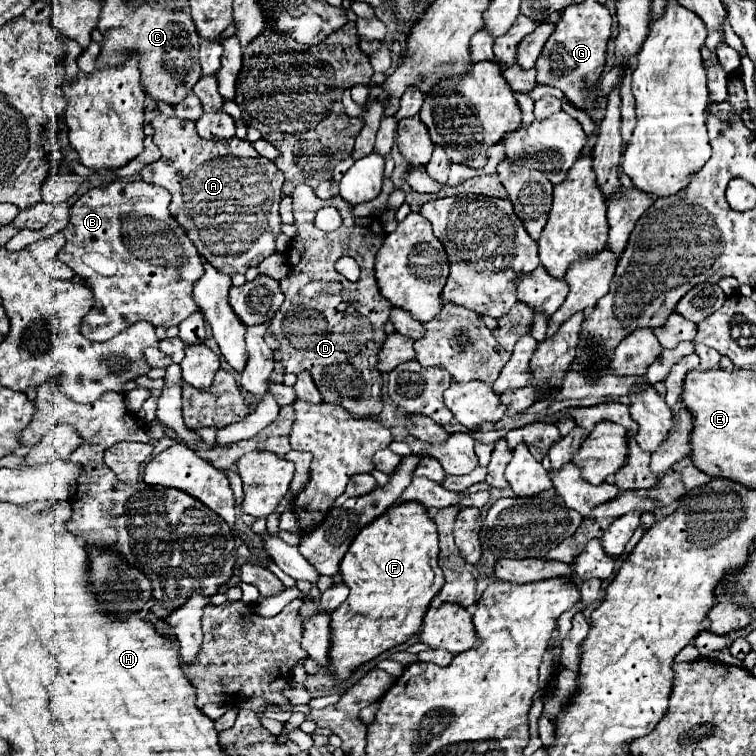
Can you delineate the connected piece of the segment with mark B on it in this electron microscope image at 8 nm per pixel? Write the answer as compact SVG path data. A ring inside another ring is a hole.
M118 181L104 189L90 189L70 207L70 223L64 229L66 247L58 259L66 263L76 275L86 279L92 289L96 305L82 320L81 333L92 341L108 341L136 321L148 321L154 327L178 326L188 315L198 311L194 305L194 281L202 277L202 257L186 231L168 211L170 193L162 187L144 181Z

